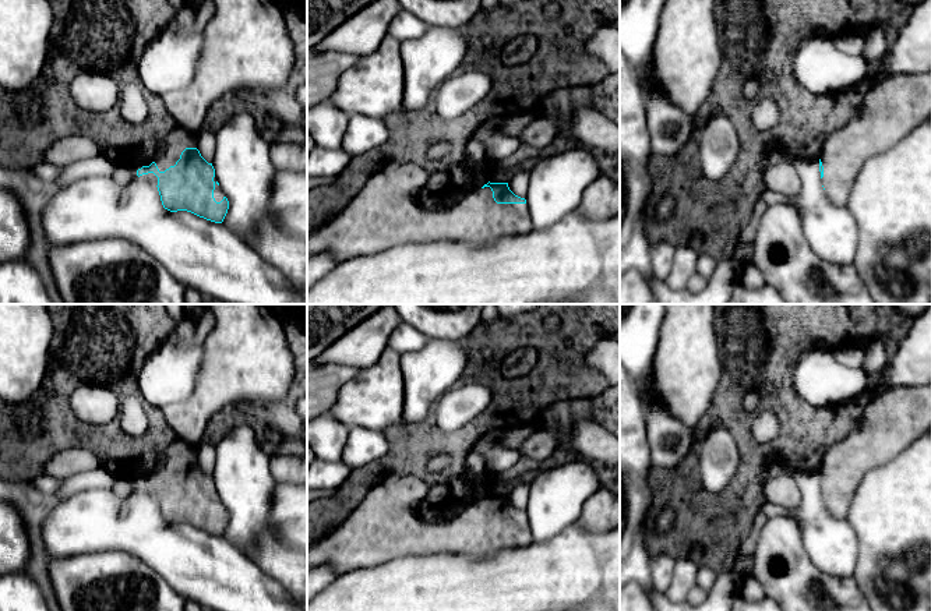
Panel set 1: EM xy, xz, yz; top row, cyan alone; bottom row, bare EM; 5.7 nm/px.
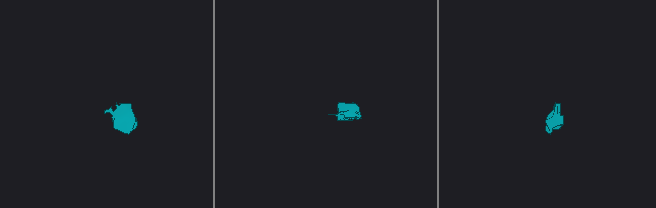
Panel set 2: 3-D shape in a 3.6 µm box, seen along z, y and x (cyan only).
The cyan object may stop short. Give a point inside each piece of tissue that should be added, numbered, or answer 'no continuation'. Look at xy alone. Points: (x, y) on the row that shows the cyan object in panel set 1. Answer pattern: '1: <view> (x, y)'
1: xy (170, 148)

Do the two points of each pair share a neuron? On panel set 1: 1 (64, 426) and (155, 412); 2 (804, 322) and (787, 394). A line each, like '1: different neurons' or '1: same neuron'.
1: same neuron
2: same neuron

